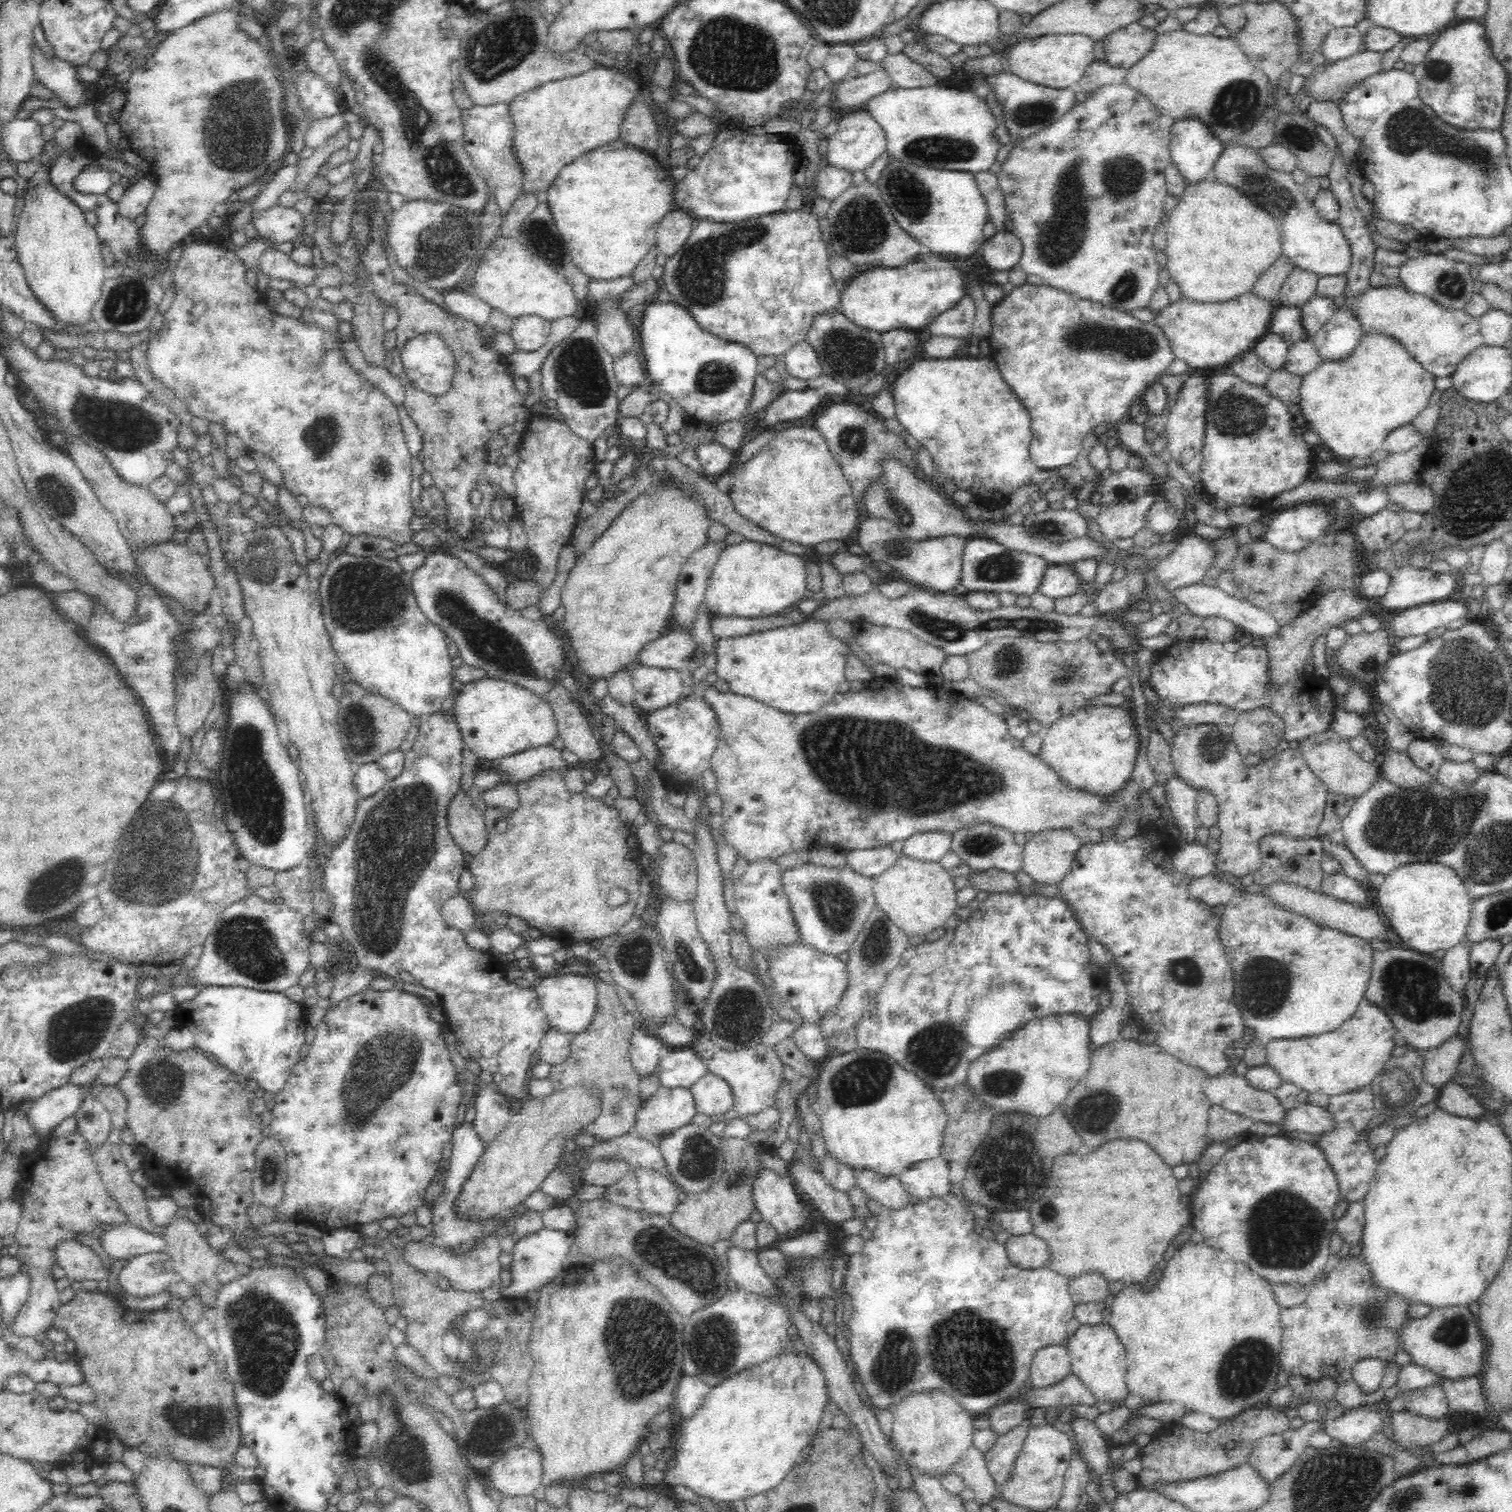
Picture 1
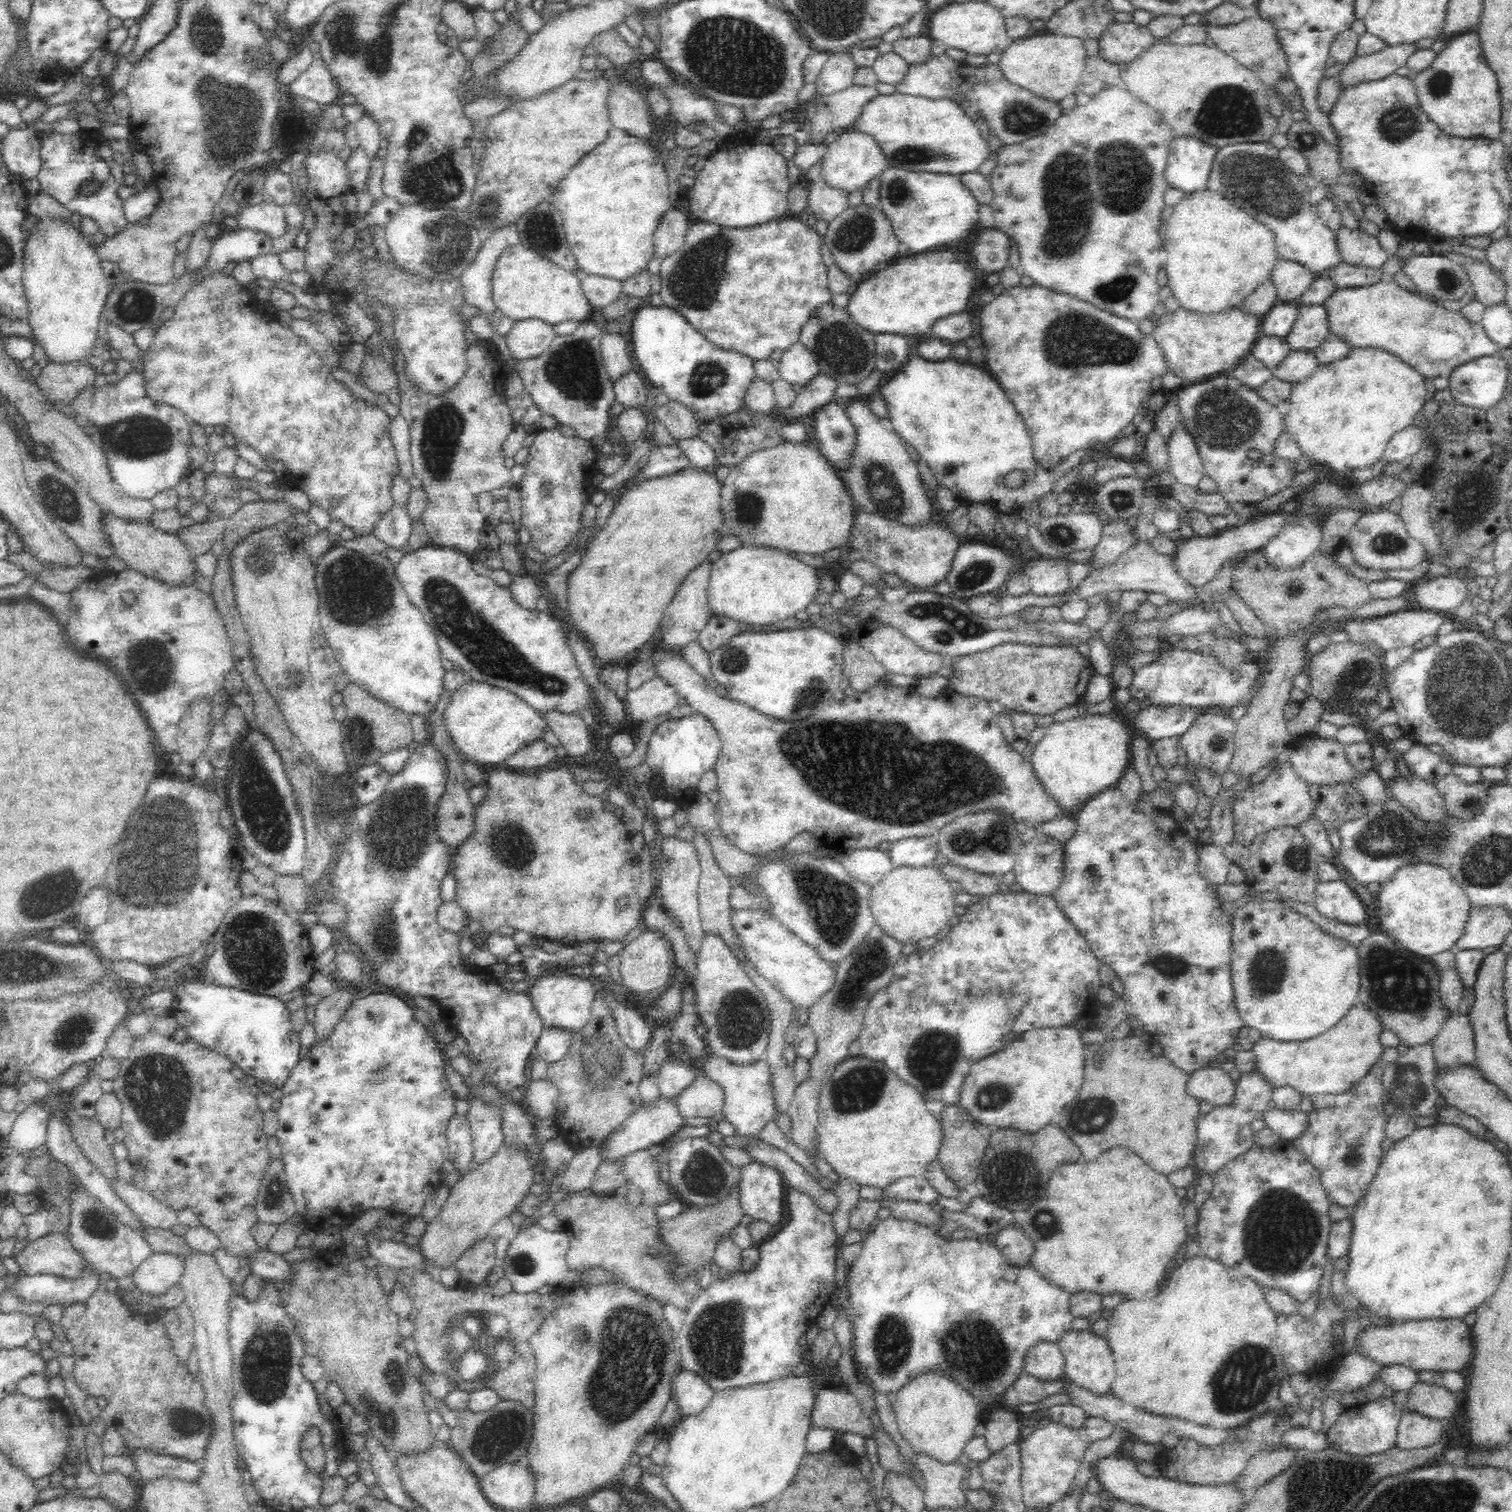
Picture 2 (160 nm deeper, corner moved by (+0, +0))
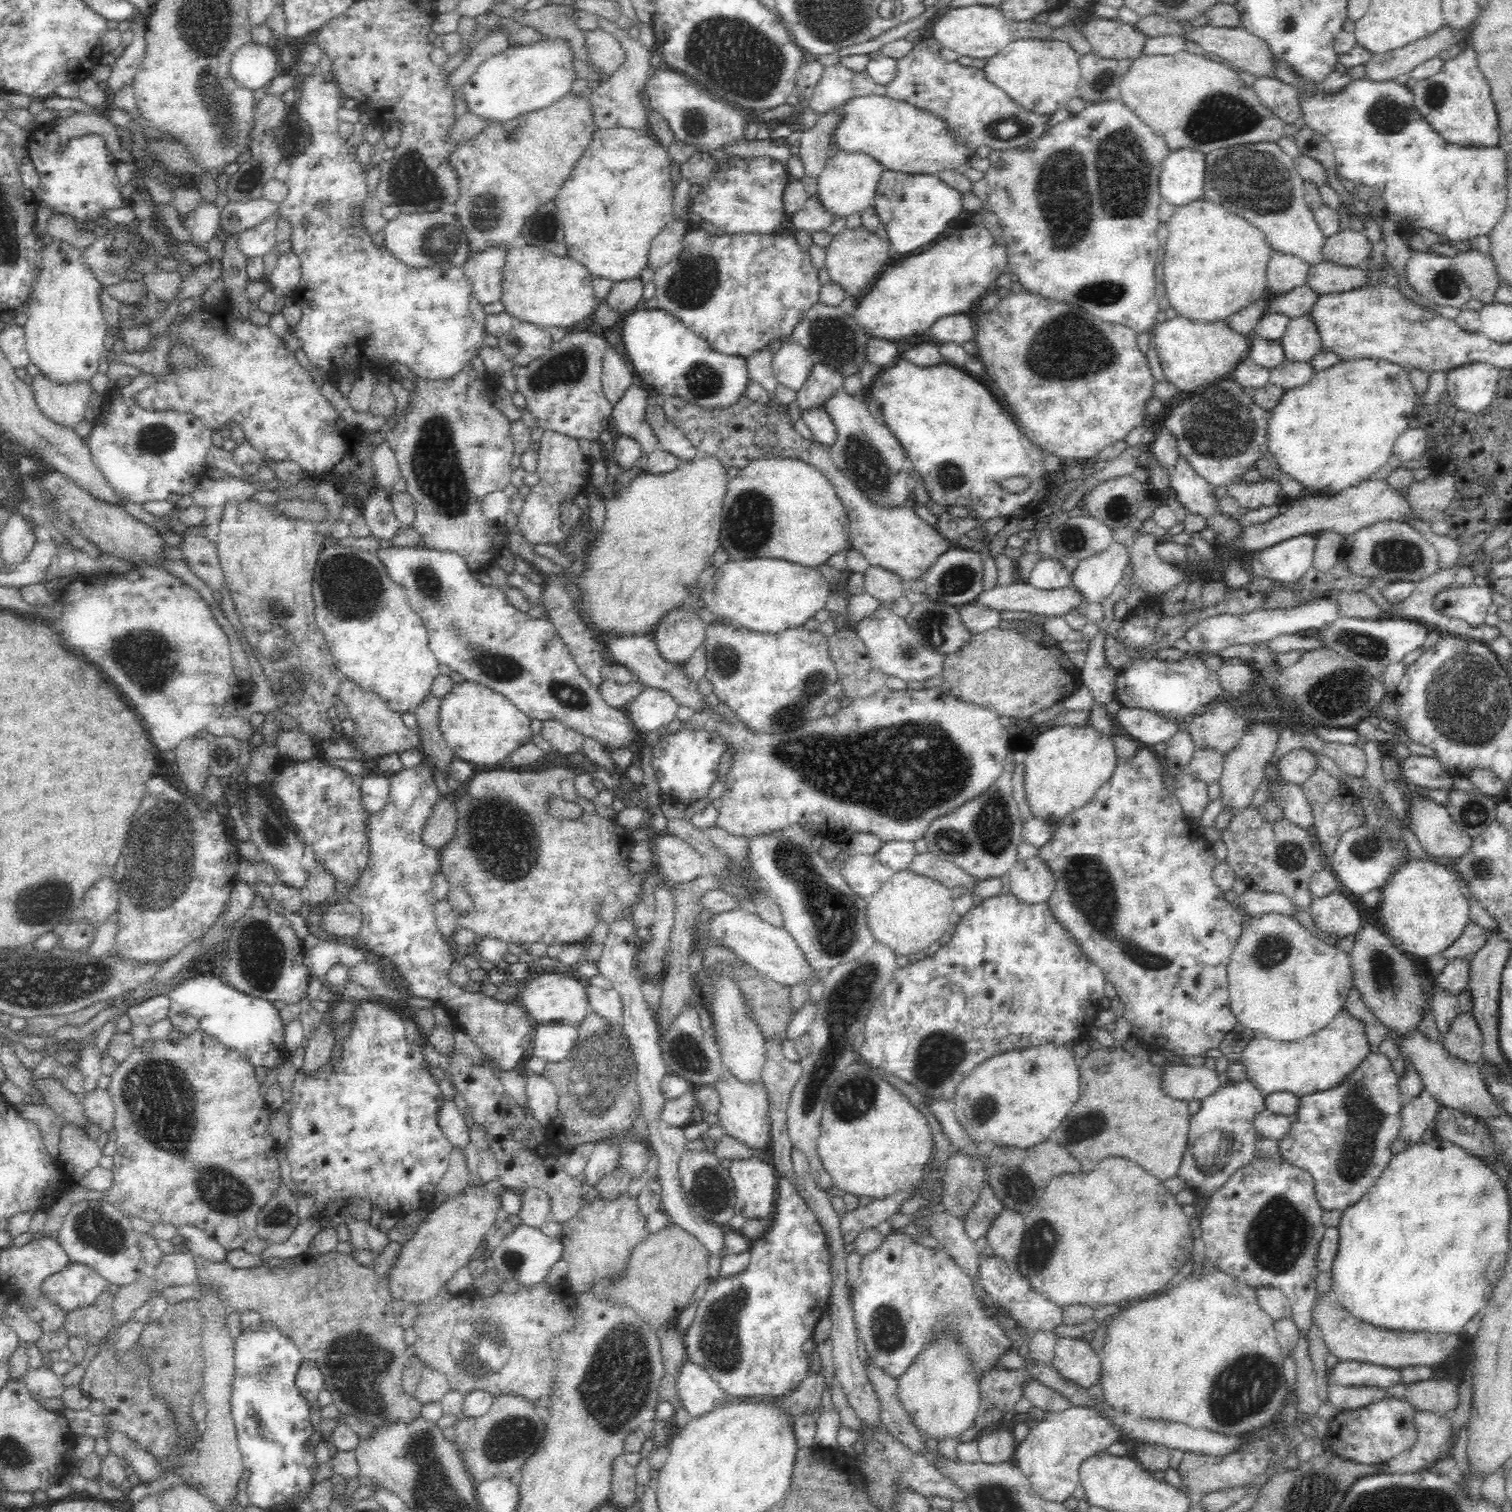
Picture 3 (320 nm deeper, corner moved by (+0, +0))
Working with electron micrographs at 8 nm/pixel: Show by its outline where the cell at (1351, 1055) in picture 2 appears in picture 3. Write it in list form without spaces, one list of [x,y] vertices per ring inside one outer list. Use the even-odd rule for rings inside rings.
[[[1348,1010],[1338,1012],[1334,1020],[1306,1038],[1290,1042],[1271,1038],[1252,1038],[1236,1058],[1247,1069],[1247,1079],[1254,1082],[1265,1096],[1274,1092],[1292,1092],[1302,1097],[1340,1087],[1372,1053],[1366,1027]]]

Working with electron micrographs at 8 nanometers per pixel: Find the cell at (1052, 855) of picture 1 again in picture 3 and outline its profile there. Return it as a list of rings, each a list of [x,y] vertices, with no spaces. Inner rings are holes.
[[[1039,852],[1032,858],[1019,859],[1008,873],[1010,892],[1022,902],[1047,902],[1054,892],[1056,877]]]

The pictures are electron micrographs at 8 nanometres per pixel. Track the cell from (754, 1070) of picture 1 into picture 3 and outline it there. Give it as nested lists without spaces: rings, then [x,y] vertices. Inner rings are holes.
[[[725,1071],[720,1080],[714,1081],[714,1088],[721,1099],[718,1117],[725,1134],[728,1134],[745,1145],[754,1148],[770,1147],[771,1123],[769,1118],[769,1097],[766,1086],[761,1080],[742,1081]]]

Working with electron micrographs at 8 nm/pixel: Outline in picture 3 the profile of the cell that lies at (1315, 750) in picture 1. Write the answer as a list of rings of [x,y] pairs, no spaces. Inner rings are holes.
[[[1292,749],[1278,760],[1280,779],[1295,785],[1306,782],[1320,768],[1318,753],[1312,749]]]

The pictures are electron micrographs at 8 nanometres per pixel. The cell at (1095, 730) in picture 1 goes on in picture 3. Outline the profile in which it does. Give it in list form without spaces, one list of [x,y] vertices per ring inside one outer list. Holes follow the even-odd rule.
[[[1049,726],[1026,747],[1024,786],[1030,816],[1060,820],[1078,810],[1114,774],[1118,755],[1110,732],[1084,726]]]

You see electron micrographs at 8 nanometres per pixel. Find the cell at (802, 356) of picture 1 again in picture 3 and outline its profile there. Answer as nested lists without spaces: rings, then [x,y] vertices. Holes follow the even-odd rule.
[[[794,340],[783,343],[772,360],[778,383],[794,391],[799,391],[808,381],[815,364],[808,350]]]

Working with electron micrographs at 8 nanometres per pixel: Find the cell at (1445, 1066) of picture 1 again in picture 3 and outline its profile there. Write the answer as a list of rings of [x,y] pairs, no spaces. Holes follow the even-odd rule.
[[[1458,1013],[1441,1034],[1439,1042],[1451,1056],[1468,1063],[1480,1063],[1482,1035],[1471,1013]]]

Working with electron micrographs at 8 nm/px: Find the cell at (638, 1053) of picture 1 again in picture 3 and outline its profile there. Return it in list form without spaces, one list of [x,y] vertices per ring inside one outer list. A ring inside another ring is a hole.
[[[586,983],[586,992],[588,993],[590,1011],[603,1016],[616,1026],[623,1026],[624,1005],[622,1005],[622,997],[616,989],[604,990]]]

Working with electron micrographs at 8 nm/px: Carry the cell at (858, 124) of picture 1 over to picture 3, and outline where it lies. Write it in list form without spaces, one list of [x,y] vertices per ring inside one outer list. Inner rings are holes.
[[[838,148],[838,152],[826,160],[824,171],[817,179],[817,193],[822,203],[847,218],[849,214],[861,213],[870,205],[874,205],[875,190],[881,175],[887,170],[876,158],[867,152],[846,151]]]

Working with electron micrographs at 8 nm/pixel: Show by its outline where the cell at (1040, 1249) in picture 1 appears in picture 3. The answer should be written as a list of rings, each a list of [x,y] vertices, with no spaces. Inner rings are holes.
[[[1004,1208],[988,1228],[984,1236],[985,1244],[1004,1260],[1014,1262],[1022,1250],[1024,1229],[1023,1213]]]

